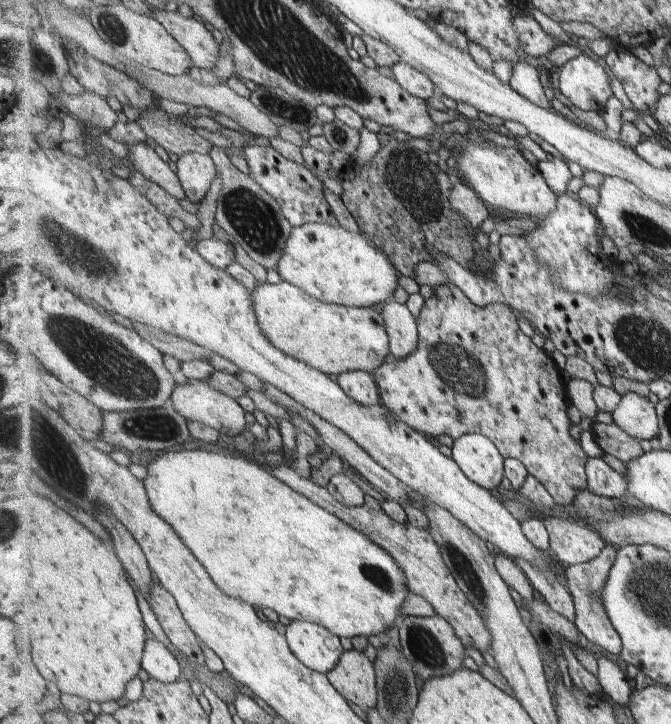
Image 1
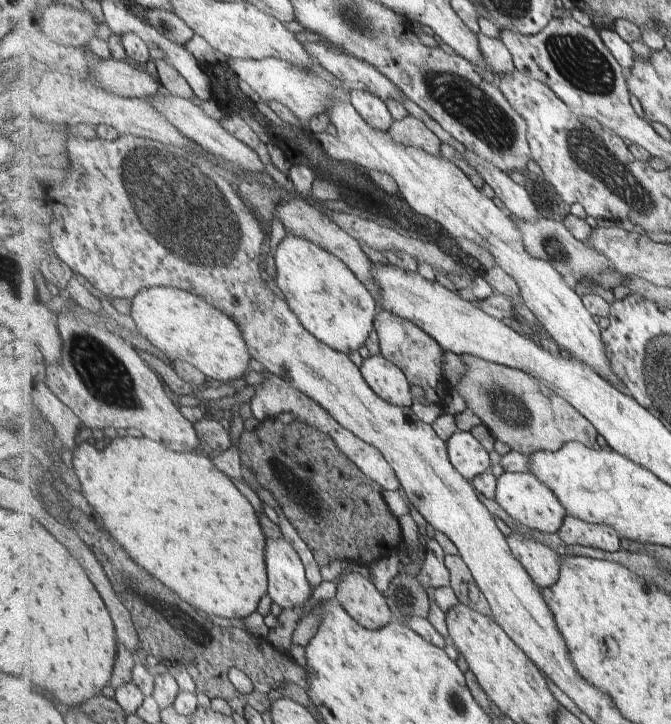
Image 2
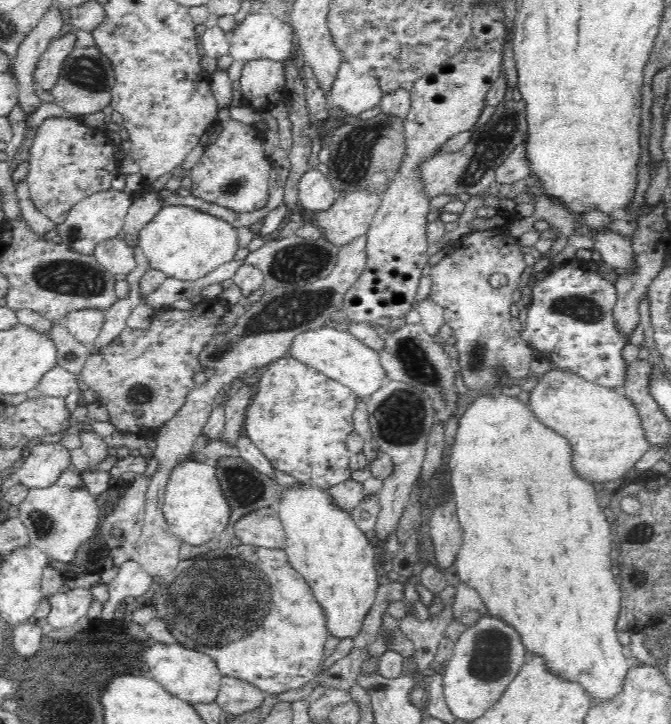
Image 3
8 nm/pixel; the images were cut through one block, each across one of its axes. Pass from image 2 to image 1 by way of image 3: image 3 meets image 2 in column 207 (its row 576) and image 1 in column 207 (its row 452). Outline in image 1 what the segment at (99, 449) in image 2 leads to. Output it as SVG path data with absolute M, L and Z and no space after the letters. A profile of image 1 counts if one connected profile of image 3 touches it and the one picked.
M181 450L178 452L165 452L155 457L147 466L148 473L145 478L146 488L150 503L154 511L167 524L170 524L175 532L184 540L184 543L191 549L191 552L205 565L209 574L216 581L217 586L233 598L247 601L254 607L261 609L268 615L285 616L289 620L311 621L328 628L341 638L353 638L353 636L378 635L388 631L391 627L397 627L401 624L403 616L400 614L400 608L407 594L409 594L406 578L402 568L397 561L384 548L375 544L366 534L349 526L344 520L337 518L333 513L321 508L316 502L309 500L300 492L295 492L288 484L279 480L273 473L255 462L249 462L241 456L227 456L221 452L211 452L211 450Z

